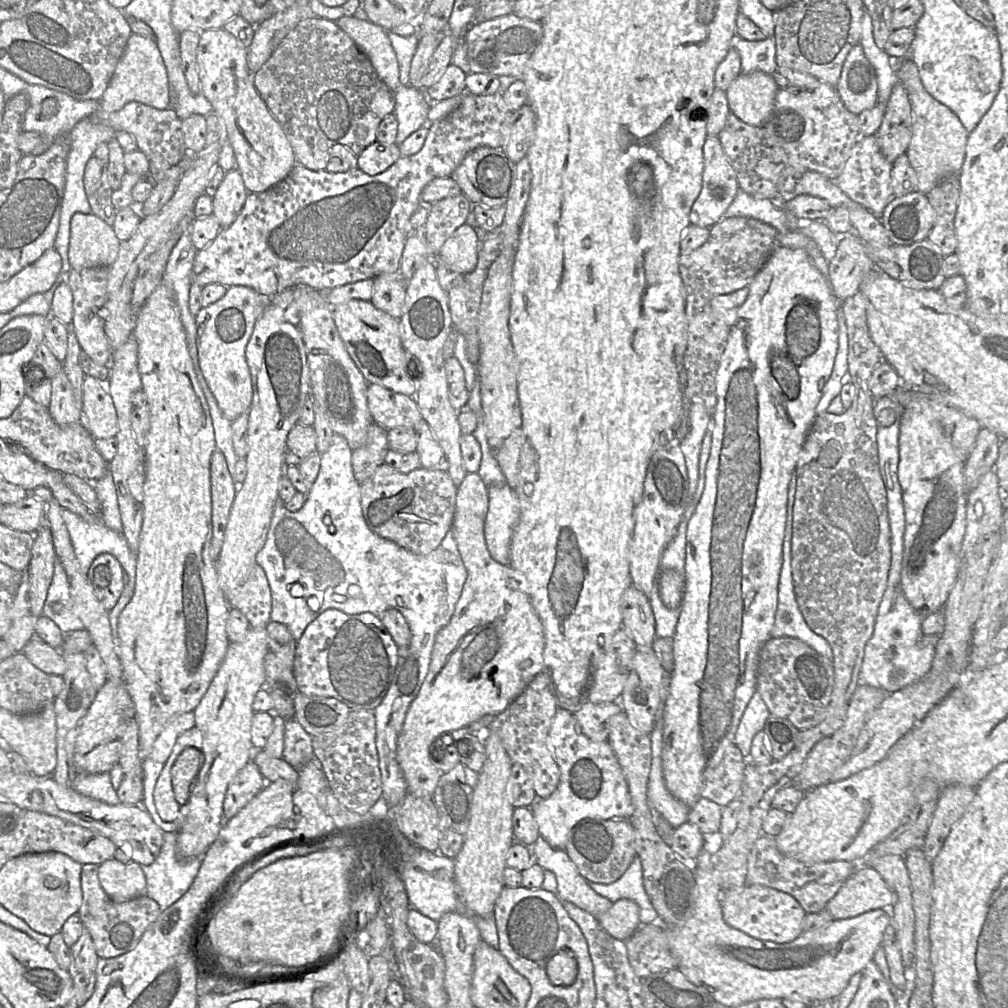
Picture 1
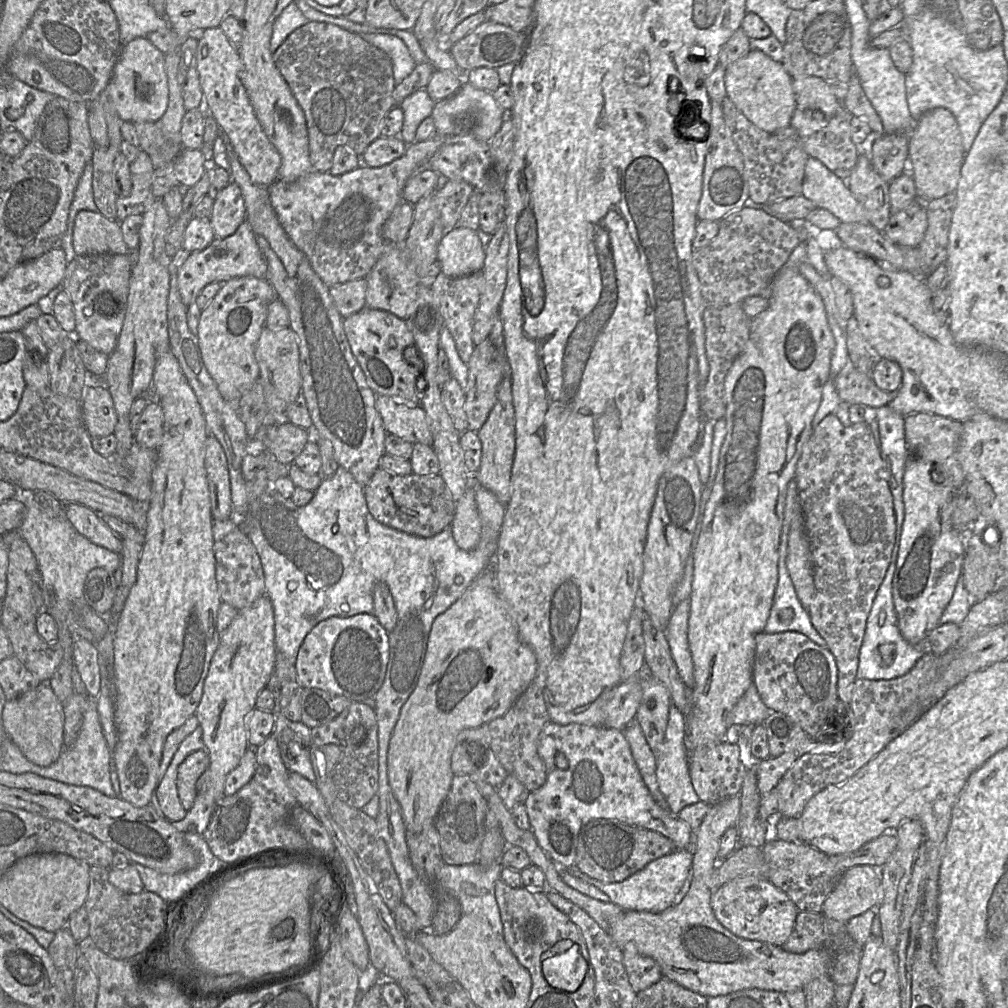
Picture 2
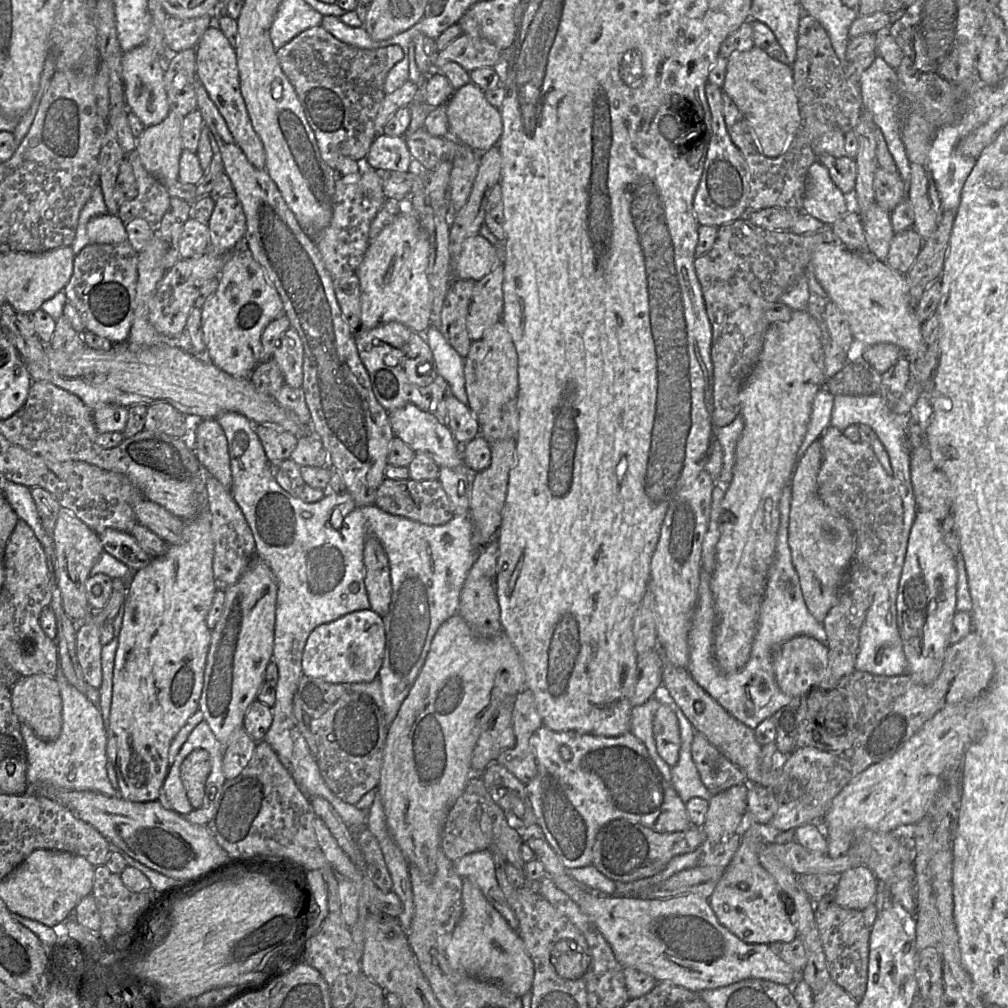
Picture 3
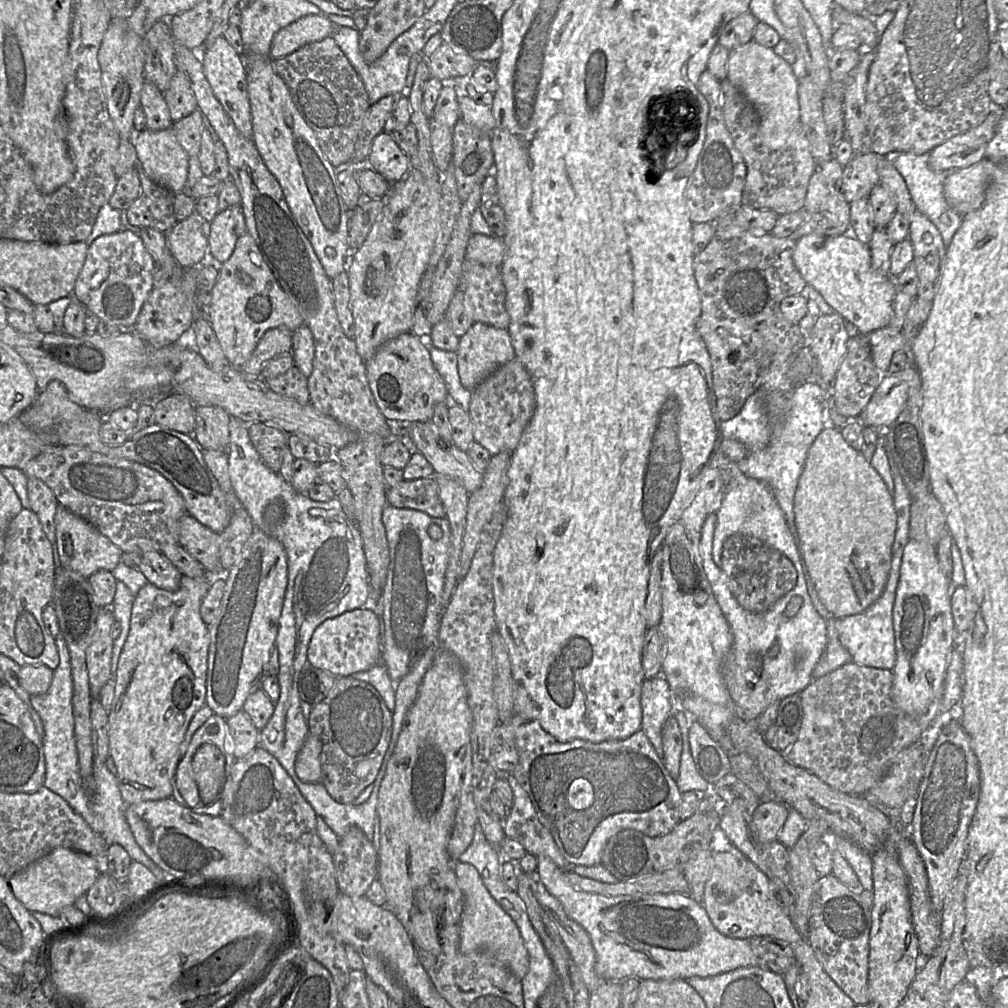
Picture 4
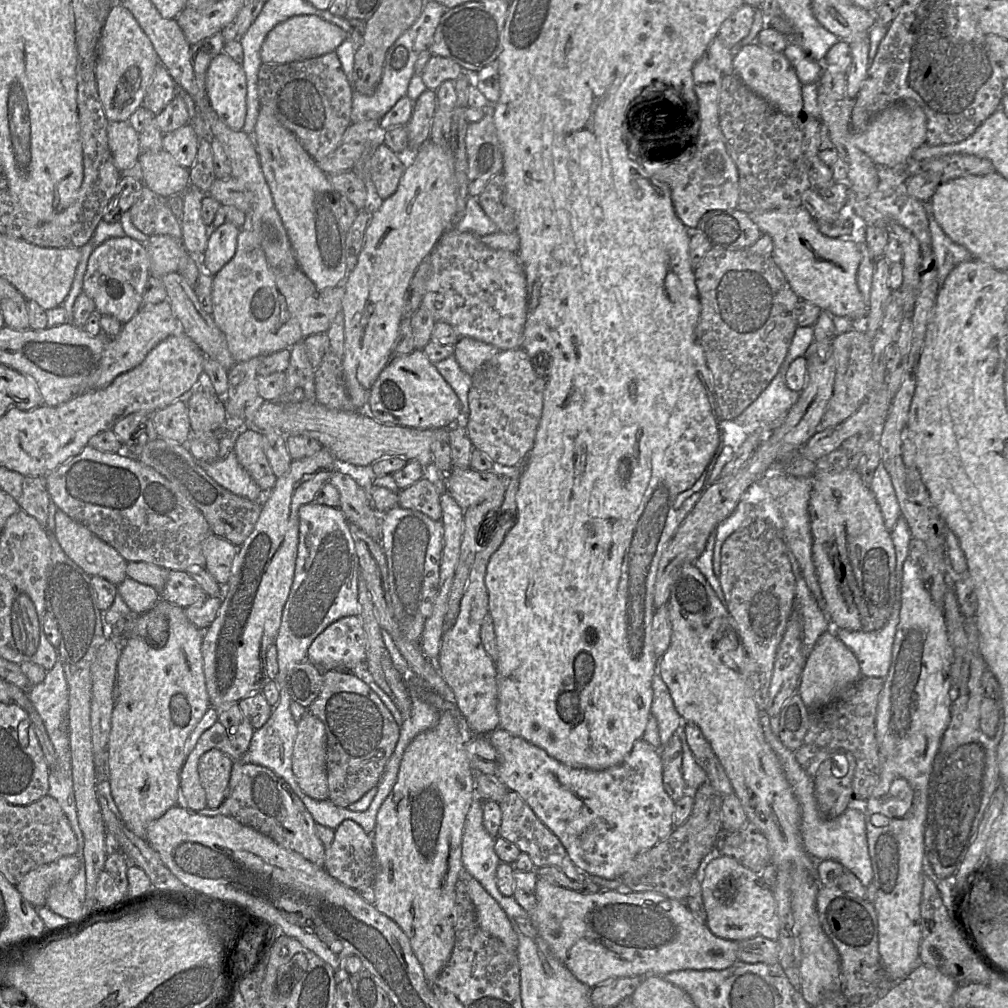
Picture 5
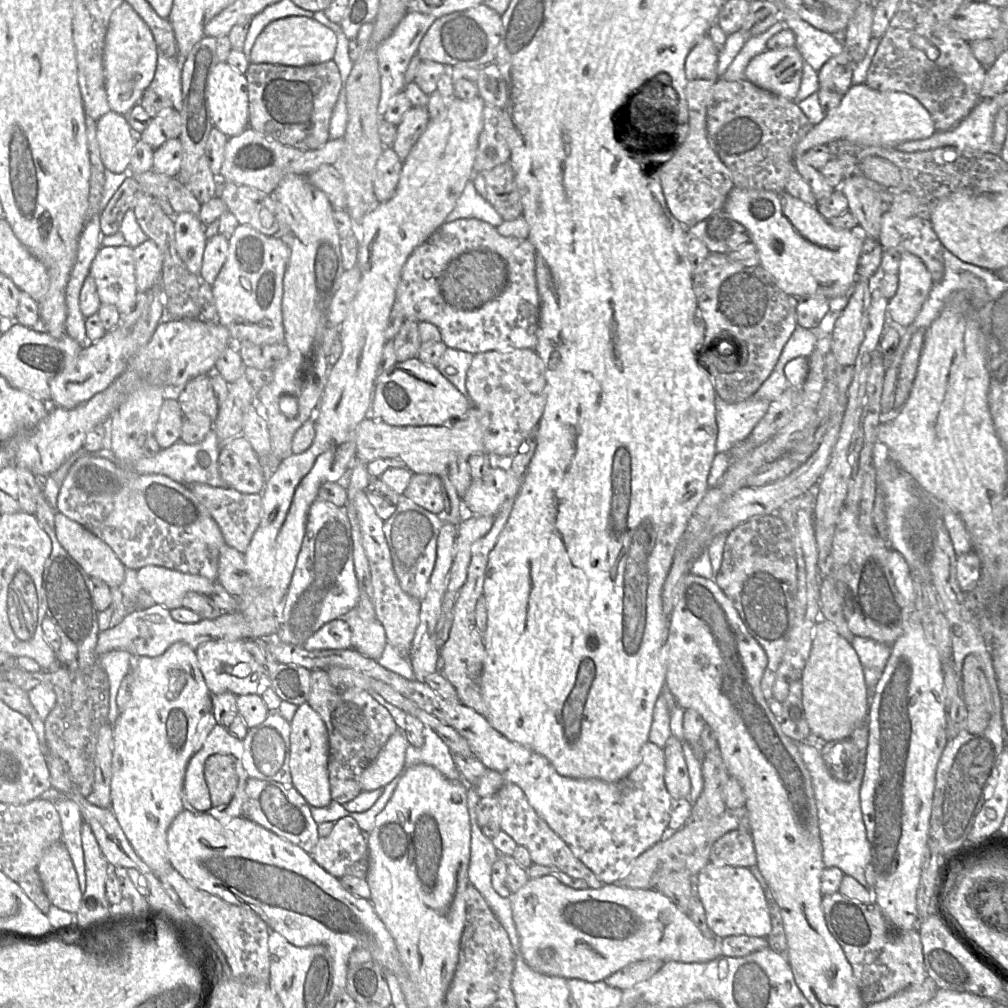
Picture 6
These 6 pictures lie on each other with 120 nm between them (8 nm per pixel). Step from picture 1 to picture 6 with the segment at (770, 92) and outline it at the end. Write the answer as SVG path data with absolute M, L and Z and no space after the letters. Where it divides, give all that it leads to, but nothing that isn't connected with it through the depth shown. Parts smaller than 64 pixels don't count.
M795 46L768 50L747 65L745 78L773 94L795 101L802 78L804 59Z

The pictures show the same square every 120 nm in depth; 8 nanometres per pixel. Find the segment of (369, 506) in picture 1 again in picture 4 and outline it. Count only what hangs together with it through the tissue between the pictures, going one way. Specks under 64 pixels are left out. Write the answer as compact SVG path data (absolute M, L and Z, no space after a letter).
M435 475L416 480L403 480L387 489L386 499L388 505L396 508L421 511L434 518L446 518Z

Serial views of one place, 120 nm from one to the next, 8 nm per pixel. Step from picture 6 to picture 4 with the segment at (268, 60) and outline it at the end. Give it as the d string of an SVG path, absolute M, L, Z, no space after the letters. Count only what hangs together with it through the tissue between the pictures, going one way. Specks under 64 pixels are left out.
M307 15L279 30L270 47L271 59L283 58L303 46L330 37L336 26L325 15Z

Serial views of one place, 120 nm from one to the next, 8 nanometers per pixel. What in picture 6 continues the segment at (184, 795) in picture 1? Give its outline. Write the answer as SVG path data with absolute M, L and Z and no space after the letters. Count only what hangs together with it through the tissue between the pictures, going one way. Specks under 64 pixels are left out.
M221 753L212 754L205 761L203 773L211 805L229 803L238 784L235 760Z

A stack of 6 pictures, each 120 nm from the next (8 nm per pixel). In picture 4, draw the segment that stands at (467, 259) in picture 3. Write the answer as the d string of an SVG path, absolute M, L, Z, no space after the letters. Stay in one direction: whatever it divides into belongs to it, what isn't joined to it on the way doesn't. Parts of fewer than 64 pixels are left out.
M483 234L471 235L466 249L466 259L482 265L501 266L504 256L505 244L503 238Z

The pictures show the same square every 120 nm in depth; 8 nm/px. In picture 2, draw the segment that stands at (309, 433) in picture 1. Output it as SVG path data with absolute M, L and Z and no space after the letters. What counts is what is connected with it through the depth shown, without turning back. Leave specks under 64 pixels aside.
M286 422L278 427L269 427L264 449L272 453L284 465L293 464L309 441L309 431Z

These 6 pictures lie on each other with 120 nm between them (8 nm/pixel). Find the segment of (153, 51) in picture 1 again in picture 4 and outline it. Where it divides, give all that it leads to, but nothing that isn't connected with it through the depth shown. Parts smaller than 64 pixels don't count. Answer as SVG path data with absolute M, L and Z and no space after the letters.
M148 81L141 89L140 107L145 113L146 130L163 131L173 125L163 93Z

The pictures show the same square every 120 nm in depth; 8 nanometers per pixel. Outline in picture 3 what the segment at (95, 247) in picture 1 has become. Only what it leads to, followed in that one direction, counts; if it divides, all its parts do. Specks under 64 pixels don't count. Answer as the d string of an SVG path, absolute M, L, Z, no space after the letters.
M117 215L95 216L87 223L90 244L121 244L127 241L125 224Z

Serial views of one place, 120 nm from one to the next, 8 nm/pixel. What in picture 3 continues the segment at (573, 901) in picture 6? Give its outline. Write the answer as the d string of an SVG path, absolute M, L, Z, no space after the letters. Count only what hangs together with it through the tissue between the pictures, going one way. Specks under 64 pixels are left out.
M545 838L529 839L525 843L543 865L545 876L566 893L596 925L623 968L634 968L651 975L657 982L670 982L699 994L703 990L717 989L745 979L762 979L792 987L801 977L790 965L777 956L768 944L745 943L721 925L708 899L686 894L666 899L642 899L638 896L596 897L577 886L561 860Z

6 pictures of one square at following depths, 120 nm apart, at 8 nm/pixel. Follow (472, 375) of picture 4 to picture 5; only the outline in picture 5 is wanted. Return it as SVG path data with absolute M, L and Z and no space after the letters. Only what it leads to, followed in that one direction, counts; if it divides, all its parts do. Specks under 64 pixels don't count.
M470 337L460 338L454 347L457 362L470 376L499 351L491 344Z

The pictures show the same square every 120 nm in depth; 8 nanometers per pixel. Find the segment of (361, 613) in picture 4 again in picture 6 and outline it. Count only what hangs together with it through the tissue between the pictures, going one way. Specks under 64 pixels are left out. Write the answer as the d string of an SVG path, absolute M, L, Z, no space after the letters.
M342 618L324 624L318 631L310 636L303 647L308 651L350 649L351 630Z

